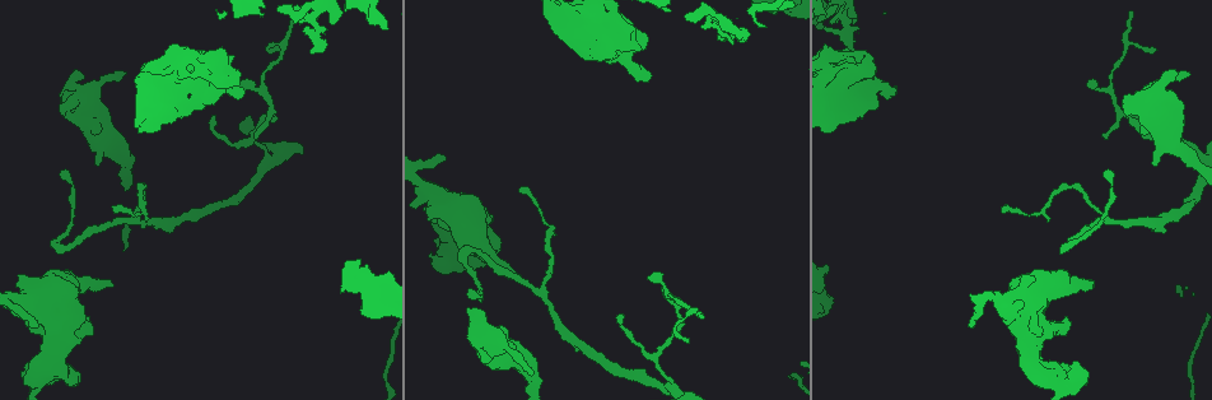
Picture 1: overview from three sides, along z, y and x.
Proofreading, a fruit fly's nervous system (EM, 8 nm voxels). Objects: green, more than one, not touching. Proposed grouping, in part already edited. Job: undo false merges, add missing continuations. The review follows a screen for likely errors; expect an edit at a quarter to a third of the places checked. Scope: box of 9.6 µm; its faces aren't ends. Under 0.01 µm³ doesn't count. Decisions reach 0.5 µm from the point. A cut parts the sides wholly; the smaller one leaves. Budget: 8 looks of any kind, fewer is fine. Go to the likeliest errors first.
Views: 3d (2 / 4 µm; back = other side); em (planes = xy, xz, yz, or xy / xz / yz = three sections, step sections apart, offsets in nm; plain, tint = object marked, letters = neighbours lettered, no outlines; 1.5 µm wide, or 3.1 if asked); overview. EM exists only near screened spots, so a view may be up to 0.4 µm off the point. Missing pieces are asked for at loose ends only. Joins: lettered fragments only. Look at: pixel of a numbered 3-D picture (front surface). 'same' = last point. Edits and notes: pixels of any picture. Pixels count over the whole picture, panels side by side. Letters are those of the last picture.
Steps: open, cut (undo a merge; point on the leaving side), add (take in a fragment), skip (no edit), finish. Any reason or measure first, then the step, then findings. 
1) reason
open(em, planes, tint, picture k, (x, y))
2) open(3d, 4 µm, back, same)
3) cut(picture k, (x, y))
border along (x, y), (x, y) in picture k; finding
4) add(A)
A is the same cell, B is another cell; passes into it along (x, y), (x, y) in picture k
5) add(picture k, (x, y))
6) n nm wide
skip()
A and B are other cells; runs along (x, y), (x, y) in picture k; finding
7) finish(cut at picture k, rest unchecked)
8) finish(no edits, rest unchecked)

thin end
open(3d, 4 µm, picture 1, (321, 50))

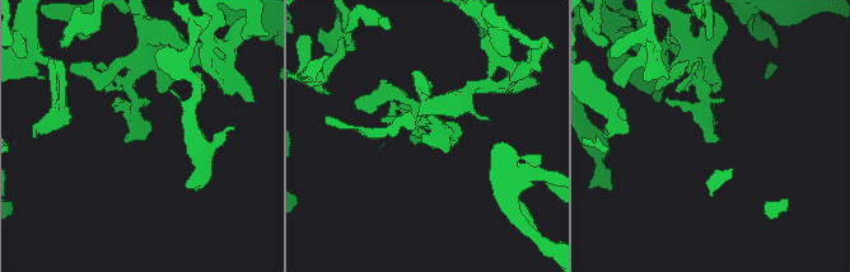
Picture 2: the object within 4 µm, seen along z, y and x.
open(em, planes, letters, picture 2, (142, 140))

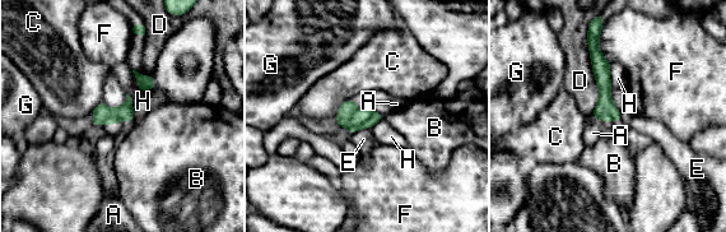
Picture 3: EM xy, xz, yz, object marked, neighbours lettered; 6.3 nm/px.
skip()
A, B, C, D, E, F, G and H are other cells; runs along (595, 45), (605, 106), (617, 117) in picture 3; no lettered fragment goes on from it

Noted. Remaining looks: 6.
open(em, planes, letters, picture 1, (441, 160))

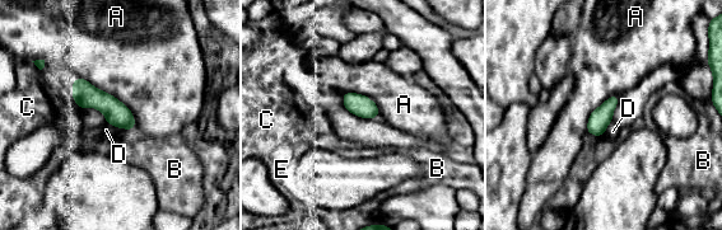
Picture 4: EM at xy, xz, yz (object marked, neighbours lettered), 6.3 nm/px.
skip()
A, B, C, D and E are other cells; border along (106, 122), (119, 127), (134, 128) in picture 4; none of them fits

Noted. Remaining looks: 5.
open(em, xy, step 4, plain, picture 1, (1069, 366))

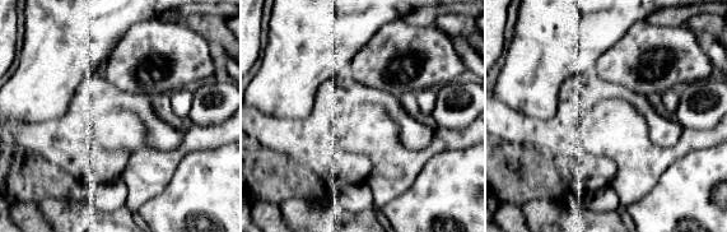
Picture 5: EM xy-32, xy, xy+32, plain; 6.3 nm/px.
see the neighbours
open(em, xy, step 4, letters, same)

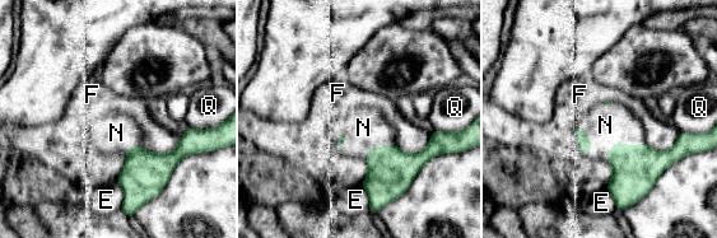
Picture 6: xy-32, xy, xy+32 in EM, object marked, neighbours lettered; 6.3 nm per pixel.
add(N)
N is the same cell, E, F and Q are other cells; the cell continues

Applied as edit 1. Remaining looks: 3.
finish(add at picture 6, rest unchecked)

